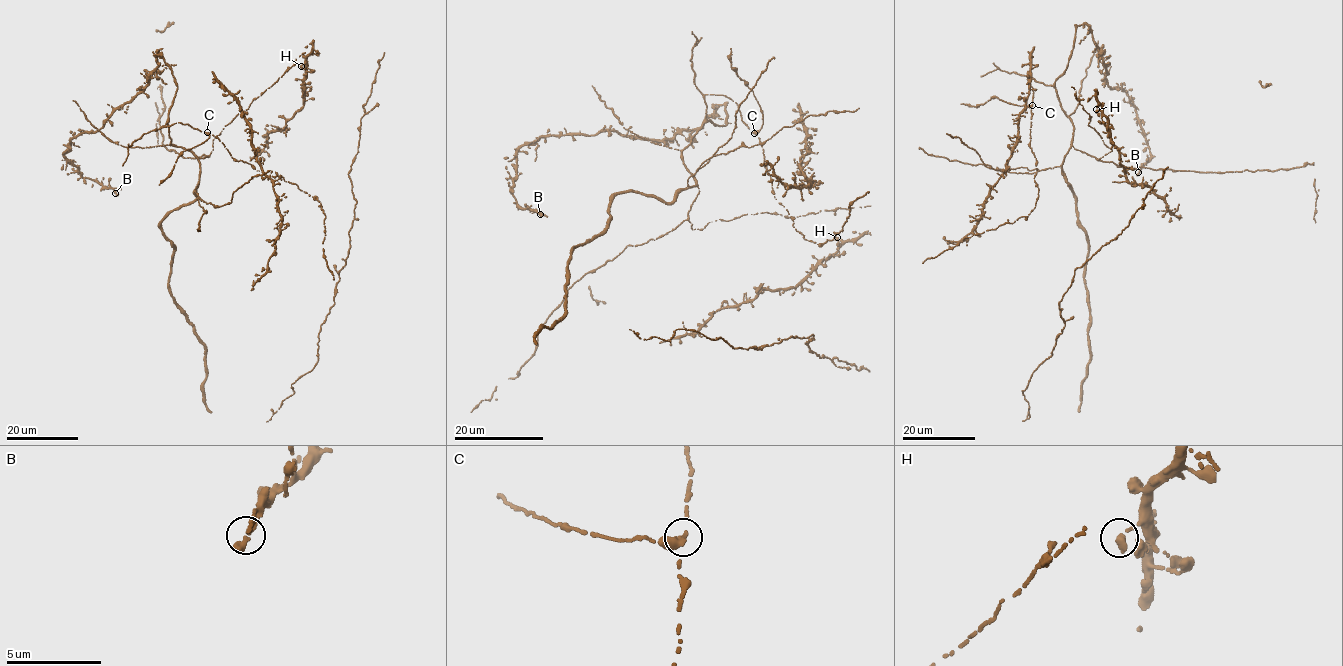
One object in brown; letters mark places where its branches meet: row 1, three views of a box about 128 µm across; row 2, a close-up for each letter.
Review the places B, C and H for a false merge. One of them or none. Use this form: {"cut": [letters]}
{"cut": ["C"]}

